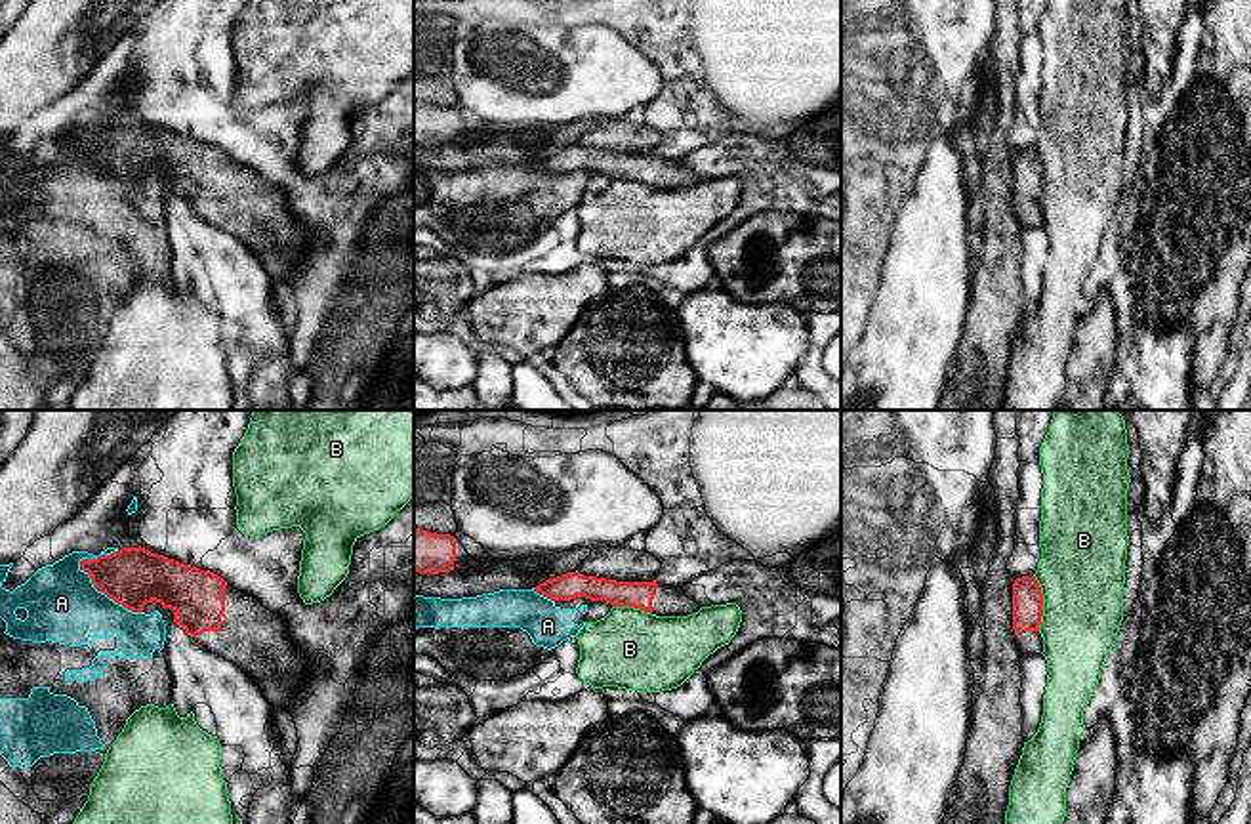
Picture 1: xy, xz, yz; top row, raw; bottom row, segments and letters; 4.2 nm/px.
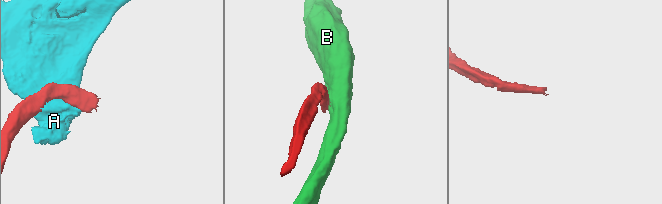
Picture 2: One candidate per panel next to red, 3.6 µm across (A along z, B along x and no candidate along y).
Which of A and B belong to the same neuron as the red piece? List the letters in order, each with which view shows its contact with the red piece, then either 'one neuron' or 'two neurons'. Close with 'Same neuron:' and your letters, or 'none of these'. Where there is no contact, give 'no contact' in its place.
A: meets red in xy; two neurons
B: meets red in yz; two neurons
Same neuron: none of these

